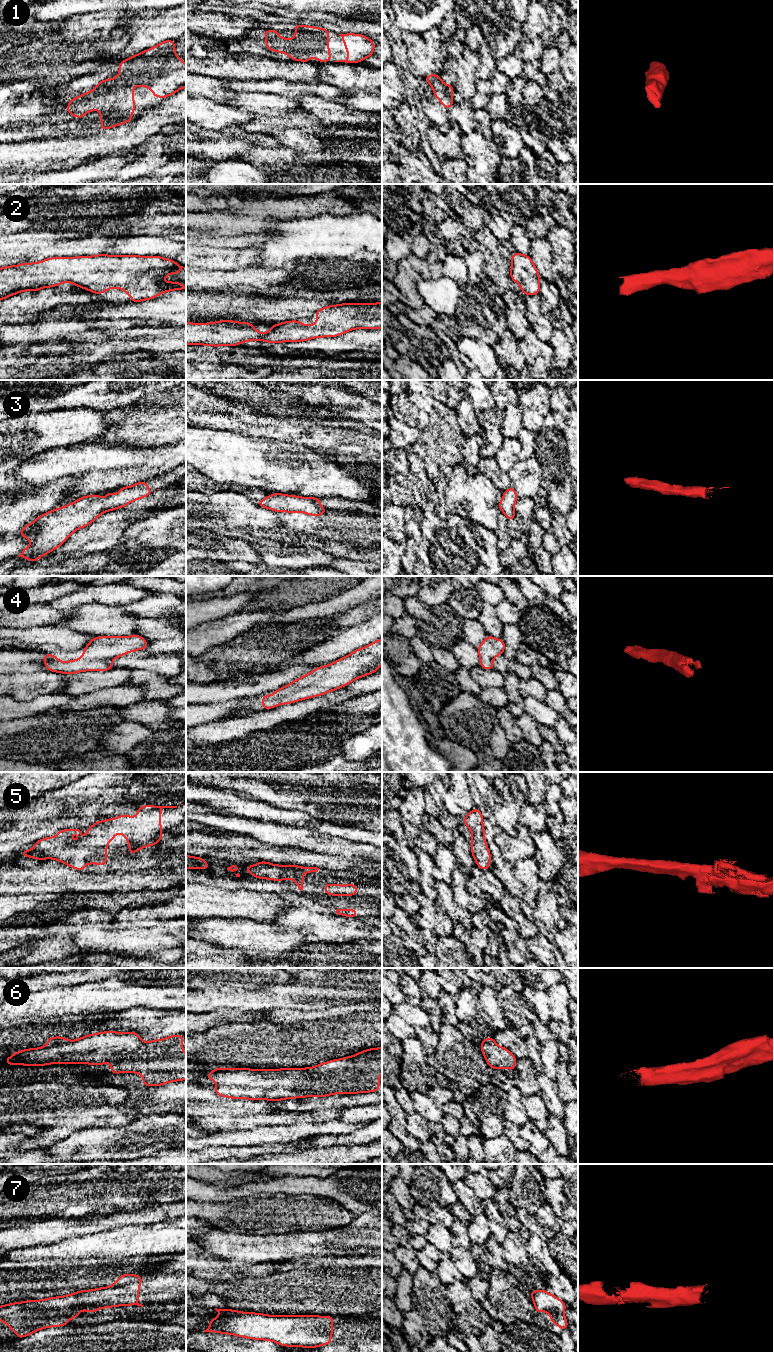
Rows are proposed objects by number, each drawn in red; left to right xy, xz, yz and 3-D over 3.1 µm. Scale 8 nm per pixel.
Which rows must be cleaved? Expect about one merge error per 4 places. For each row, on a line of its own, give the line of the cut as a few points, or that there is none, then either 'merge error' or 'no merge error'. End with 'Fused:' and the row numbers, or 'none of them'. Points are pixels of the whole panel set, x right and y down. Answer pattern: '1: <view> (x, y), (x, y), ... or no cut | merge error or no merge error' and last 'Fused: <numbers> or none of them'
1: no cut | no merge error
2: no cut | no merge error
3: no cut | no merge error
4: no cut | no merge error
5: no cut | no merge error
6: no cut | no merge error
7: no cut | no merge error
Fused: none of them

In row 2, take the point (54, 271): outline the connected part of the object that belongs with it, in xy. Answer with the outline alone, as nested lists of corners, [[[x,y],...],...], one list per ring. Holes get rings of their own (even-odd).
[[[95,255],[80,257],[52,257],[41,262],[22,263],[0,268],[0,300],[16,295],[22,291],[38,291],[42,288],[55,287],[70,282],[85,290],[100,295],[110,288],[119,288],[131,296],[131,302],[153,299],[161,293],[172,290],[185,290],[180,282],[161,282],[160,278],[174,273],[177,275],[183,268],[171,259],[159,256],[136,255]]]

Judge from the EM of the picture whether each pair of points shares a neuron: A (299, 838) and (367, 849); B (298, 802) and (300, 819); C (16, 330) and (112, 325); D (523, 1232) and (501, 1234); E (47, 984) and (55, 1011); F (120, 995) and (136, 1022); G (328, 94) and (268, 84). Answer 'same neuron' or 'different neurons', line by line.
A: same neuron
B: different neurons
C: same neuron
D: different neurons
E: different neurons
F: different neurons
G: same neuron

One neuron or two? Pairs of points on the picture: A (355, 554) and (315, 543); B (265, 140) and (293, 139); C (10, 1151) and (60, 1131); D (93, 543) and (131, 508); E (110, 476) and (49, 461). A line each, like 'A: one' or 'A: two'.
A: one
B: two
C: two
D: one
E: two

